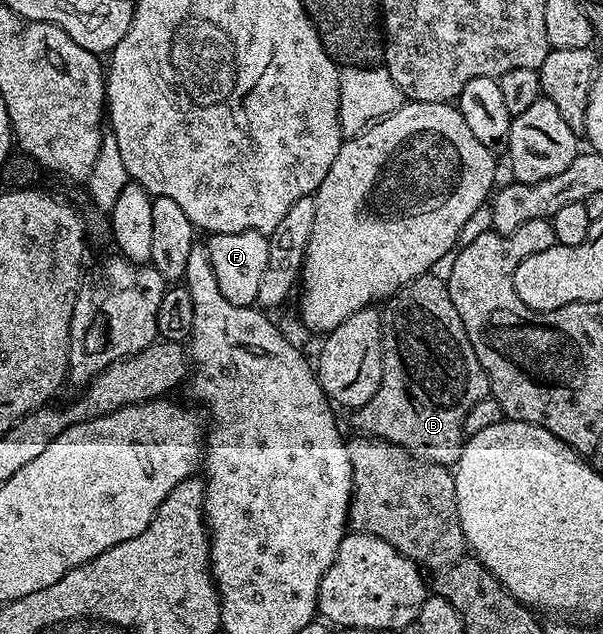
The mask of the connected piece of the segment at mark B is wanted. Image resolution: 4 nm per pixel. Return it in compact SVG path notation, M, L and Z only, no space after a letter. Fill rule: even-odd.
M431 274L419 276L391 297L386 307L388 313L385 311L382 316L382 386L378 386L378 394L374 394L374 398L370 398L366 406L351 413L352 424L360 428L356 430L363 435L385 440L387 444L403 450L409 457L425 464L455 465L464 449L464 420L472 407L482 402L490 392L486 370L482 370L482 362L478 362L478 354L474 354L474 346L466 334L466 326L462 326L462 318L458 318L458 310L454 310L454 302L450 302L450 290L445 281Z

